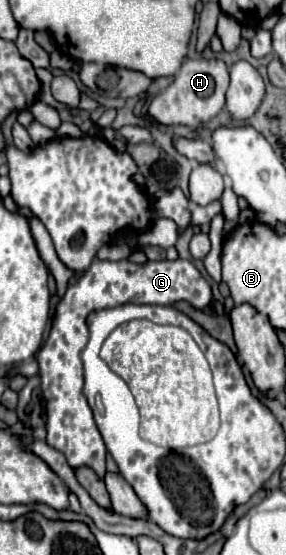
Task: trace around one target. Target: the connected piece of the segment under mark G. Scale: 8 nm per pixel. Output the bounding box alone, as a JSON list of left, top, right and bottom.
[37,259,211,479]

